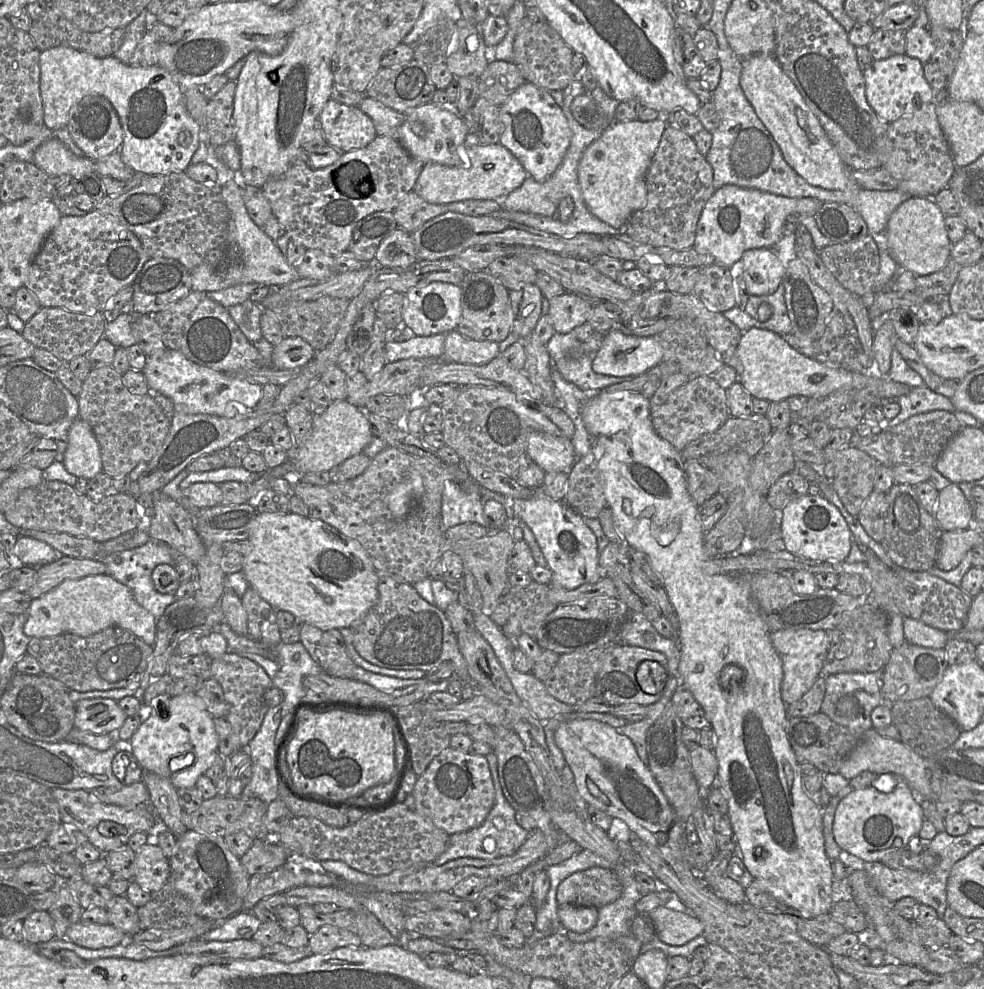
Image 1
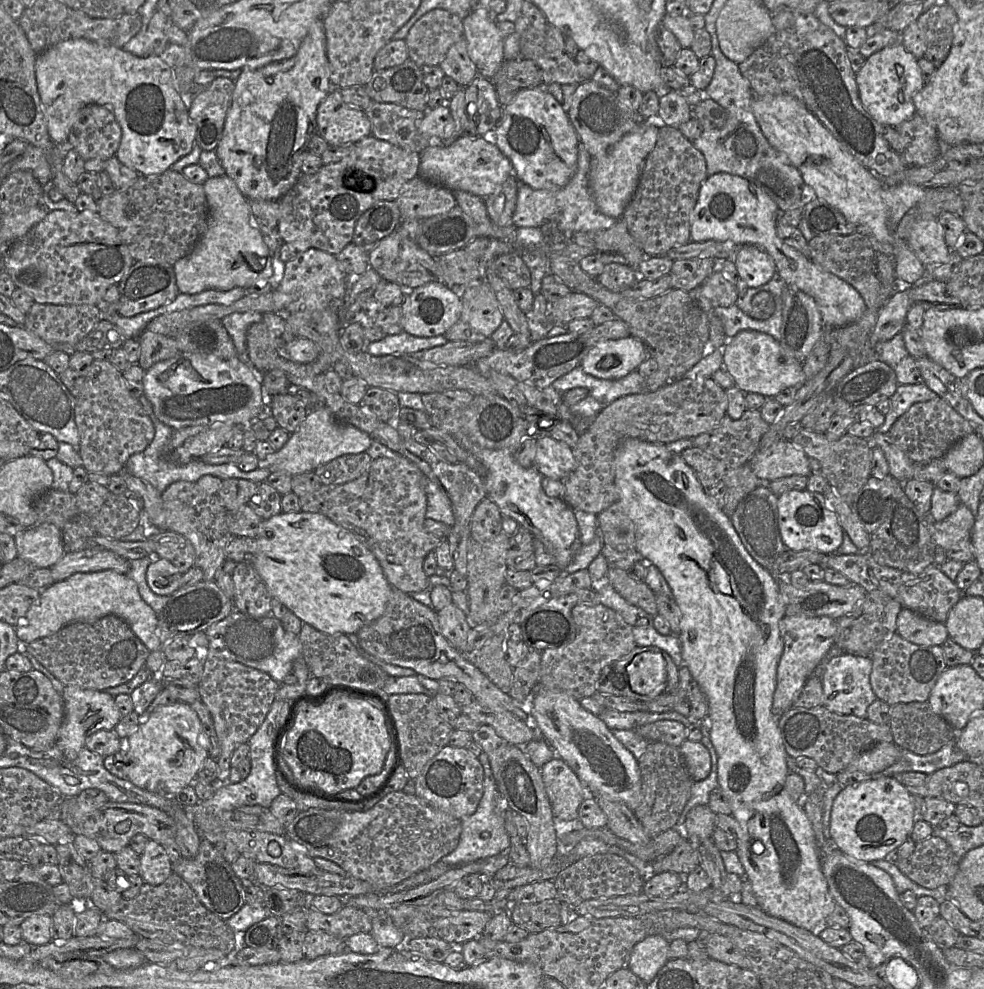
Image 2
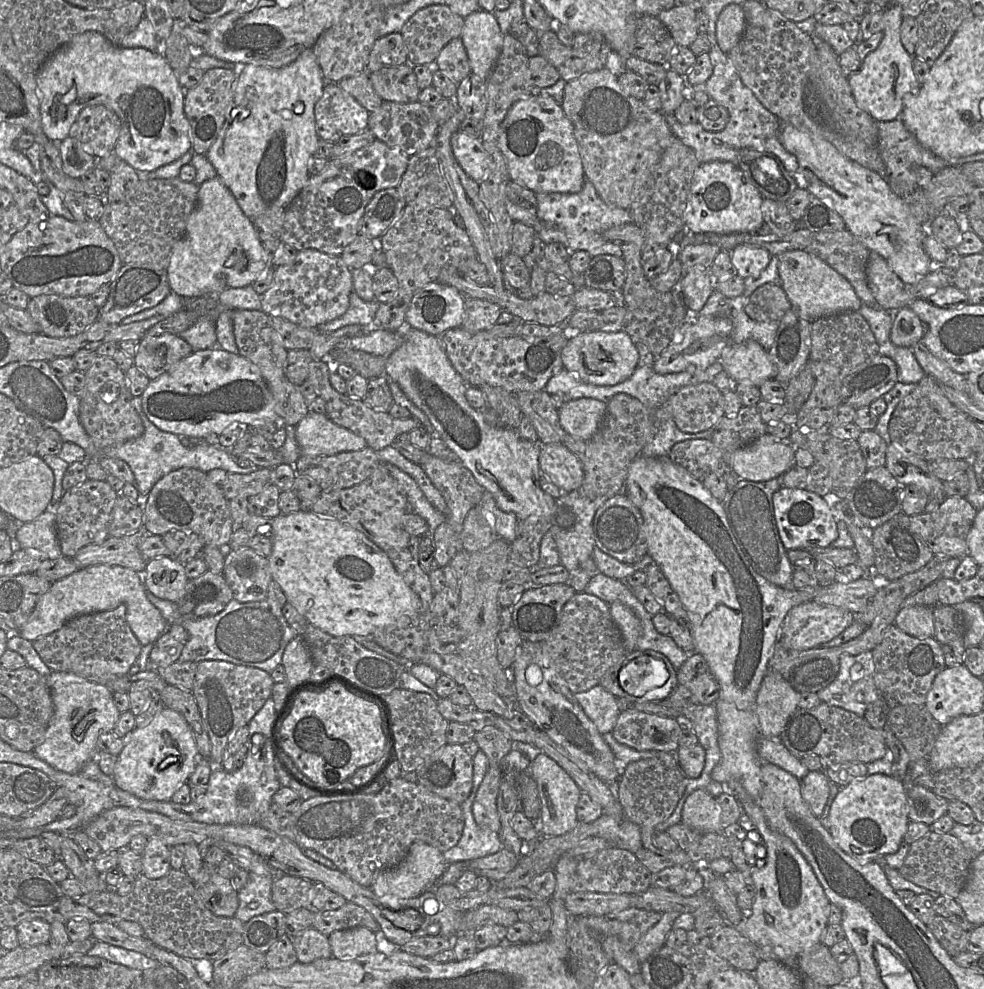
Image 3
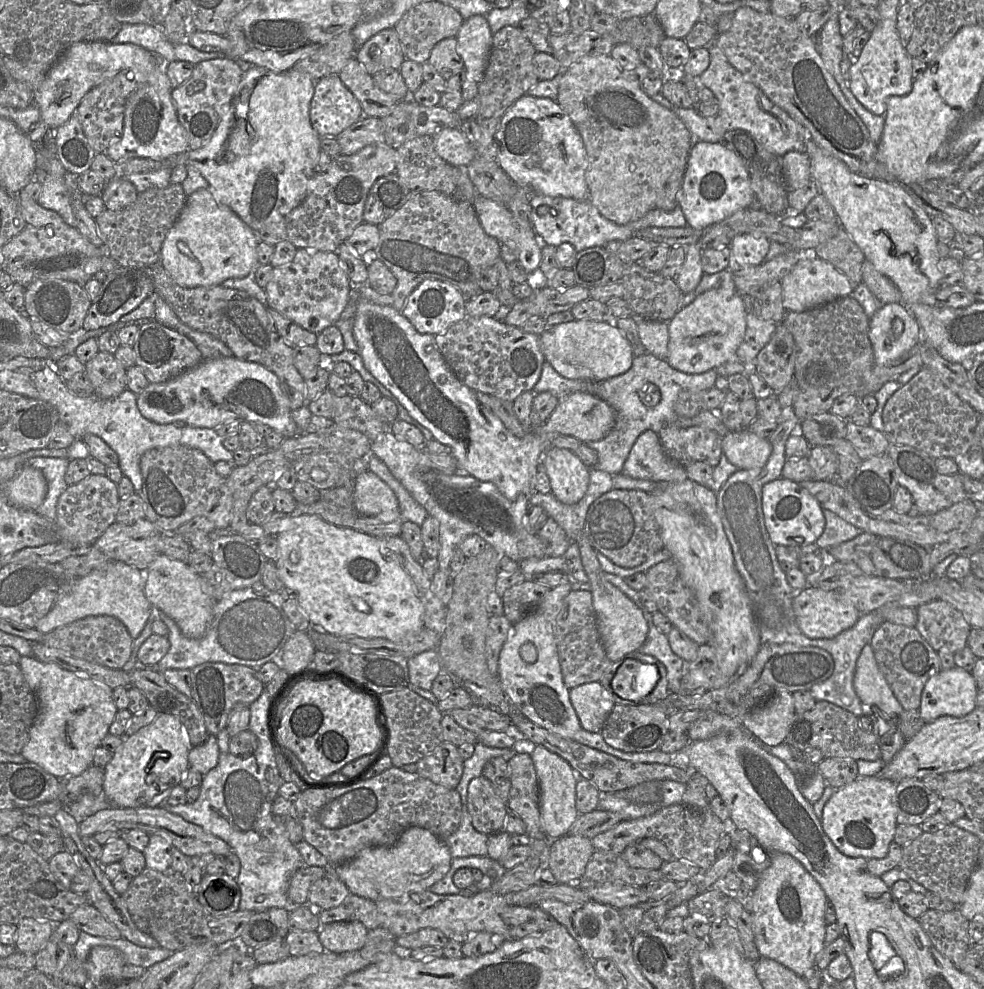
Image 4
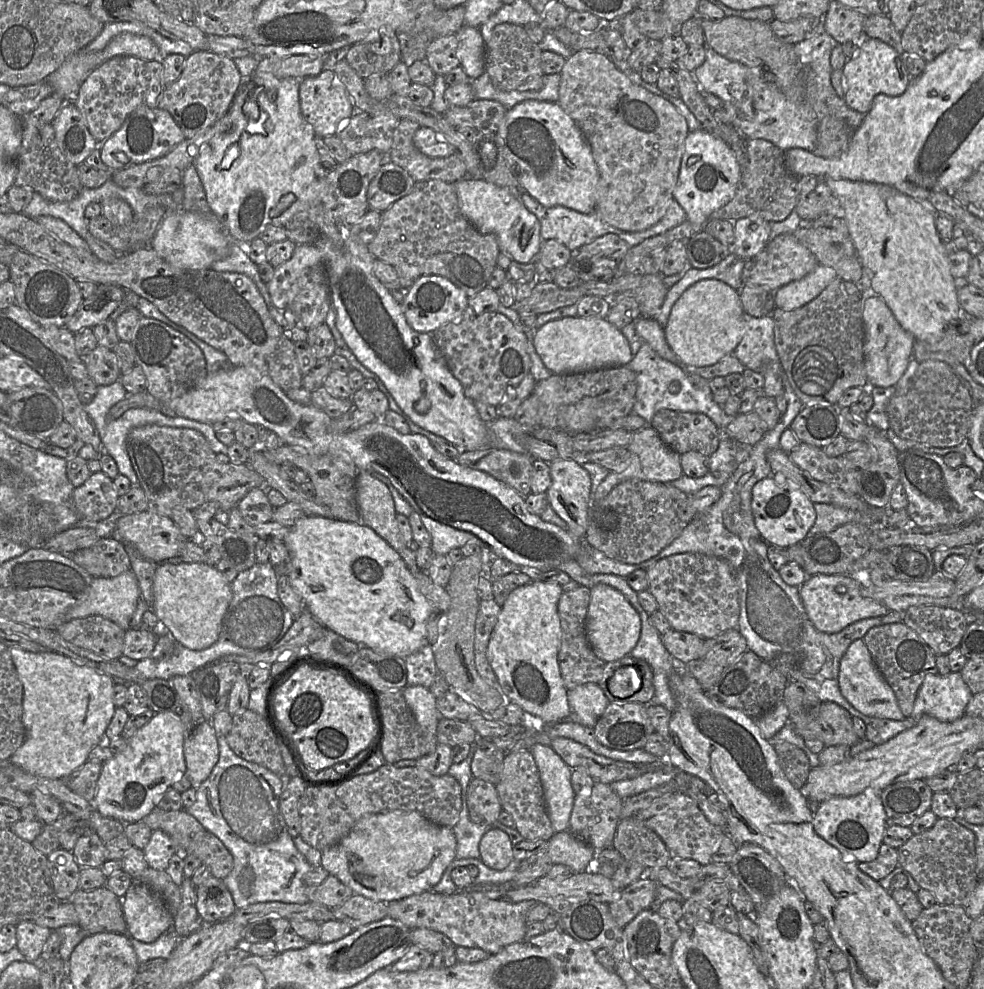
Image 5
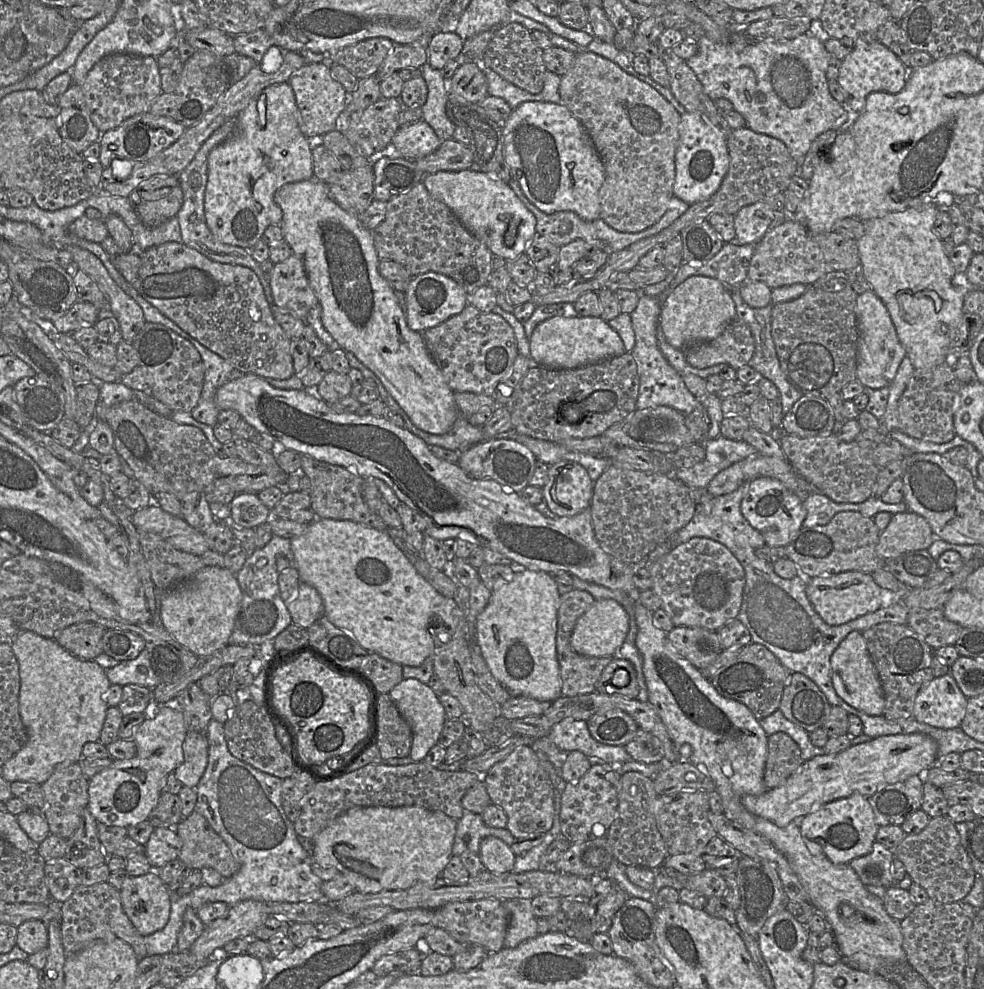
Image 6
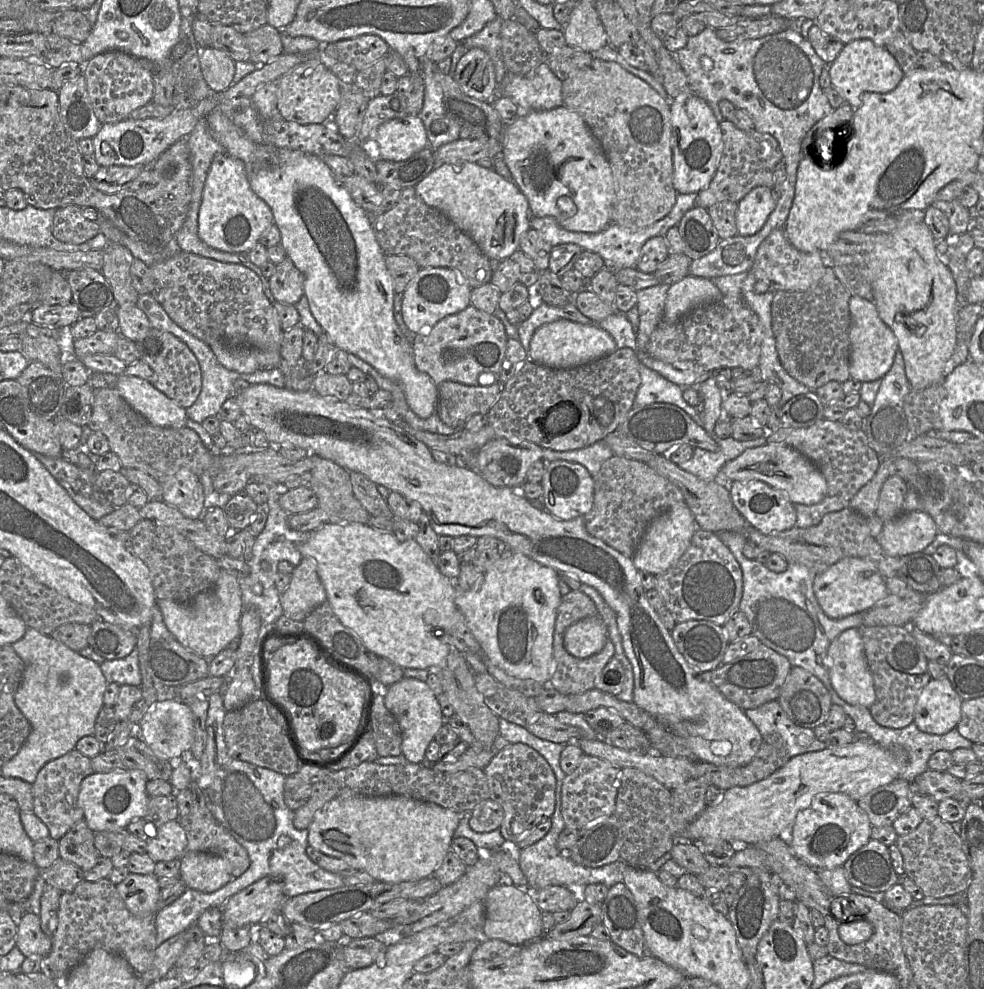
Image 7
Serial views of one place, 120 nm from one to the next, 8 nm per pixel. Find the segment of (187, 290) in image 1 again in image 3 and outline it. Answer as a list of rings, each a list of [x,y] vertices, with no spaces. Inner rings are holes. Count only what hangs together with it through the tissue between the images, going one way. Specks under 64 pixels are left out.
[[[134,263],[123,264],[109,283],[109,295],[105,304],[99,309],[98,320],[108,324],[120,324],[121,321],[133,314],[158,305],[171,292],[167,269],[158,269],[152,264]]]

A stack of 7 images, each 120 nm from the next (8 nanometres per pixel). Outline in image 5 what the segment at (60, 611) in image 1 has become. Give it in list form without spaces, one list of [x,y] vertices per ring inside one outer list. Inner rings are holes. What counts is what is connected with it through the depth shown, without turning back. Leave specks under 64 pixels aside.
[[[131,569],[112,578],[93,577],[86,599],[67,612],[65,622],[99,615],[127,631],[140,598],[138,580]]]

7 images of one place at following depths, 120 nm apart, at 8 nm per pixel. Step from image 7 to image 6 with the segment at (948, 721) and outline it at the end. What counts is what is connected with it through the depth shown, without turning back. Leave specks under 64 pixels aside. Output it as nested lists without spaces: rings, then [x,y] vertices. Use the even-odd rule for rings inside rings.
[[[951,674],[935,677],[919,691],[913,717],[932,727],[957,728],[964,718],[967,700]]]

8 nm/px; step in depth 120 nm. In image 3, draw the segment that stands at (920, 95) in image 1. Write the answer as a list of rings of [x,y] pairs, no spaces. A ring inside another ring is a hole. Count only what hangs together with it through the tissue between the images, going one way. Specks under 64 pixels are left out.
[[[893,1],[882,9],[883,38],[879,46],[865,57],[859,69],[848,77],[848,81],[859,108],[877,121],[891,121],[901,119],[903,96],[906,93],[917,94],[921,83],[913,70],[913,56],[906,51],[900,39],[902,4]]]

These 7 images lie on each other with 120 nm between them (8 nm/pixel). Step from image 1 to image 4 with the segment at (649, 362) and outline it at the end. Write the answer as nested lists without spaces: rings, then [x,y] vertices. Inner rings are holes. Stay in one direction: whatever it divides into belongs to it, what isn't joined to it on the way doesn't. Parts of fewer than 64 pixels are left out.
[[[574,319],[546,329],[539,338],[545,360],[568,379],[604,381],[627,372],[633,364],[633,346],[607,322]]]

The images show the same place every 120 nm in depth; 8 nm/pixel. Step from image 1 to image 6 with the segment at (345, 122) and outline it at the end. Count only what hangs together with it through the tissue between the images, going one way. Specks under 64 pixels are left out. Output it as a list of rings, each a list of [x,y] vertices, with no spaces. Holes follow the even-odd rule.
[[[308,63],[293,74],[288,83],[293,89],[299,110],[299,127],[303,134],[309,138],[334,131],[338,125],[338,117],[345,110],[350,94],[333,77],[329,63]]]

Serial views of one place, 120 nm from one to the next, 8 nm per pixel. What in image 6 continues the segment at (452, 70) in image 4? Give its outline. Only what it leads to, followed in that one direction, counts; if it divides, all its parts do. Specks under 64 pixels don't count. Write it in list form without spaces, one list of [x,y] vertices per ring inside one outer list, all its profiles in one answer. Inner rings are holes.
[[[453,27],[436,32],[429,43],[427,62],[435,69],[443,69],[448,61],[460,59],[463,43]]]

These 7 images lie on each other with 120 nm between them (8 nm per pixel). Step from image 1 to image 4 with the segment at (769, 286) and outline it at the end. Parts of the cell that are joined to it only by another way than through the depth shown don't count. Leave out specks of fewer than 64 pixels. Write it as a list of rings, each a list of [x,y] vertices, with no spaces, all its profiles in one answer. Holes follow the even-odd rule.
[[[741,234],[730,242],[730,265],[734,272],[741,267],[757,266],[765,261],[770,241],[766,237]]]

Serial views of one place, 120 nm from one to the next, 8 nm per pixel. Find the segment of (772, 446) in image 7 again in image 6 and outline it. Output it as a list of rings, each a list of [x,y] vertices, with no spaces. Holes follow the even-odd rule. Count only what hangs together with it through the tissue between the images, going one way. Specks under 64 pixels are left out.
[[[760,453],[752,454],[717,473],[706,487],[706,491],[713,497],[726,495],[758,477],[769,477],[780,481],[802,500],[811,494],[800,489],[800,476],[786,458],[780,459]]]

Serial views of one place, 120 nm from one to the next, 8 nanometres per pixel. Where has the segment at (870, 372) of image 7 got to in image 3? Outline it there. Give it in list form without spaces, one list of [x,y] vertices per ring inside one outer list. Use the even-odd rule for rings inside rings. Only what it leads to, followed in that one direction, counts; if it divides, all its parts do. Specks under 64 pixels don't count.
[[[904,307],[894,314],[890,331],[890,339],[894,345],[911,347],[921,340],[923,335],[923,323],[913,310]]]

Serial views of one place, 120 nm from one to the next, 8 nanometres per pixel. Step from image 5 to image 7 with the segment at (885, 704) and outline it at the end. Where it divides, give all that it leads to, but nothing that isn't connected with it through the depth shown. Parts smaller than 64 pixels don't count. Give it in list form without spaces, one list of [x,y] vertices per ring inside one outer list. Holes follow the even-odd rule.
[[[850,628],[842,632],[829,645],[827,657],[829,659],[830,680],[839,697],[849,704],[869,709],[876,696],[860,631],[857,628]]]

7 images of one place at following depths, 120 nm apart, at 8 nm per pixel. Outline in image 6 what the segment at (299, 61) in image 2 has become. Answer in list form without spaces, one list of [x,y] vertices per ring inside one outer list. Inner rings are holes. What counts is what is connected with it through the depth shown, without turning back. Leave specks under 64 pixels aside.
[[[274,84],[257,93],[236,117],[235,134],[214,147],[208,155],[204,213],[213,235],[225,244],[251,248],[269,225],[280,225],[283,213],[274,201],[274,193],[284,184],[313,177],[311,151],[310,138],[299,127],[299,110],[290,84]]]

